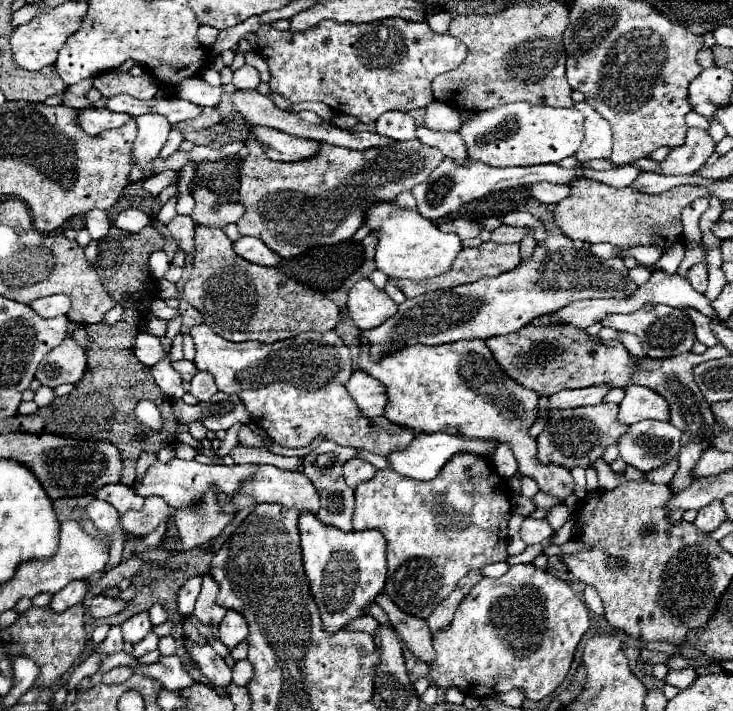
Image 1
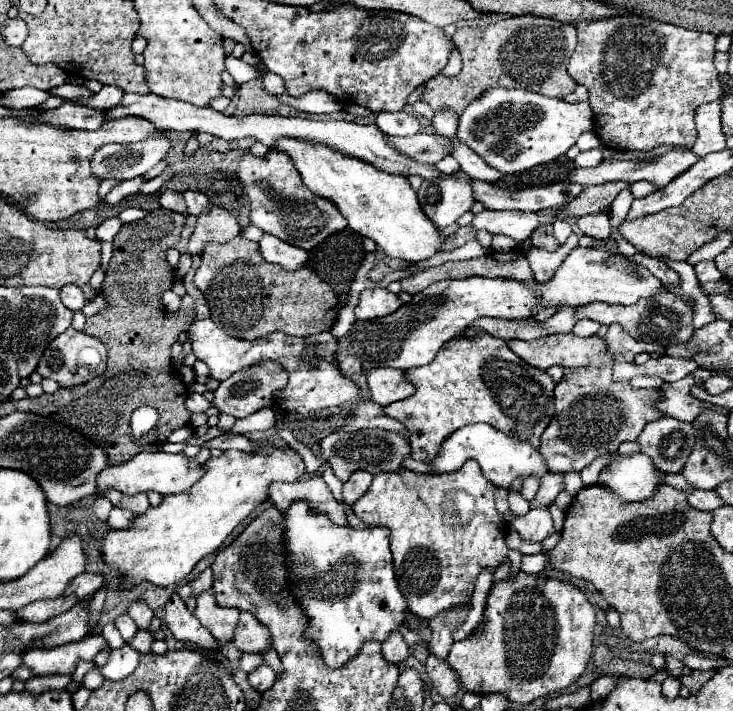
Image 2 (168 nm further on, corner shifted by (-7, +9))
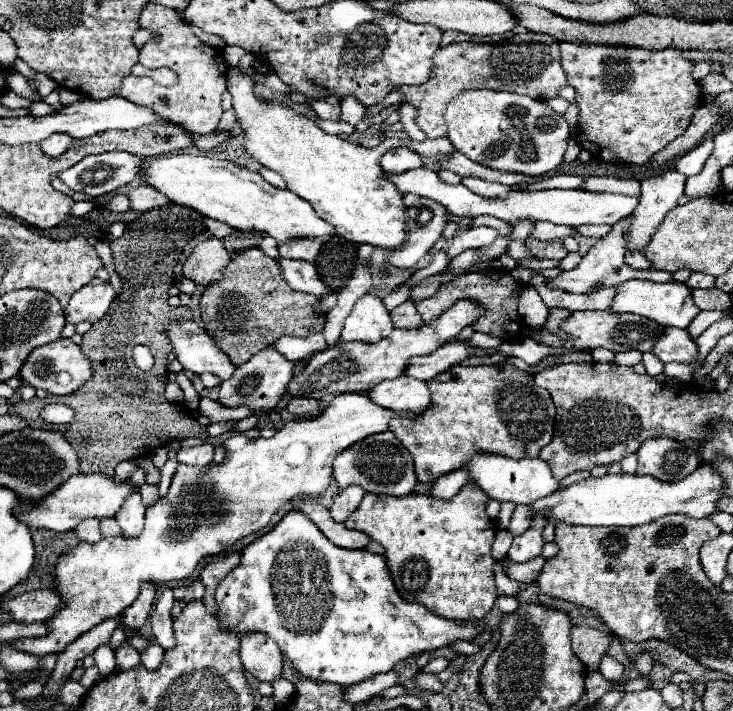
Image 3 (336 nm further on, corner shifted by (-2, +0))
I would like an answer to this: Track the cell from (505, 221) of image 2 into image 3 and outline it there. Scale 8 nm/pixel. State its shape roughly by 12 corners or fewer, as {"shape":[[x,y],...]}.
{"shape":[[537,222],[531,238],[563,240],[577,228]]}

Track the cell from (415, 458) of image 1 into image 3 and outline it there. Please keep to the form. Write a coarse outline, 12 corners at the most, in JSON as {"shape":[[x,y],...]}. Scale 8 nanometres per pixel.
{"shape":[[477,456],[469,472],[499,502],[559,490],[541,458]]}

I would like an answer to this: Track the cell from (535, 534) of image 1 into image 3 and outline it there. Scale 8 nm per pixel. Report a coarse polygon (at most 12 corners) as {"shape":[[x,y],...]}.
{"shape":[[533,520],[533,528],[513,538],[507,558],[523,562],[539,556],[545,520]]}

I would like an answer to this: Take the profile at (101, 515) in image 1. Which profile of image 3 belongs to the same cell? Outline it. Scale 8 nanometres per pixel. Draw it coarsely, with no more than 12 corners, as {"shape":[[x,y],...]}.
{"shape":[[83,520],[75,530],[87,544],[101,540],[99,520]]}

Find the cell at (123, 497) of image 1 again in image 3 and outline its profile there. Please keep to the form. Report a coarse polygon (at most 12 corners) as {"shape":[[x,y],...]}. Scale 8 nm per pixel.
{"shape":[[131,492],[115,514],[123,536],[141,534],[145,504]]}

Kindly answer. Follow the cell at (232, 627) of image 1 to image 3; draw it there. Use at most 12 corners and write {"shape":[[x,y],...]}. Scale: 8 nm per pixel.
{"shape":[[265,634],[241,638],[245,670],[261,682],[283,672],[283,656]]}

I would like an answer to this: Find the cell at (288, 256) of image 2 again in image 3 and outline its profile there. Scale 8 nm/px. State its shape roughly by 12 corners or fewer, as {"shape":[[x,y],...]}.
{"shape":[[279,258],[293,290],[323,298],[331,290],[313,262]]}

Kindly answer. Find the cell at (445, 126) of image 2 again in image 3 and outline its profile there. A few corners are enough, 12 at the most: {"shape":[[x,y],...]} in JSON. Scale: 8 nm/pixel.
{"shape":[[229,66],[245,150],[357,244],[405,242],[403,196],[381,182],[397,146],[453,154],[447,138],[374,148],[263,100]]}

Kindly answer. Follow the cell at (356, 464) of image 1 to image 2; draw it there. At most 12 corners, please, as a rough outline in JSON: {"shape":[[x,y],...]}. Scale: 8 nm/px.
{"shape":[[354,471],[344,483],[344,501],[352,505],[368,491],[372,473]]}

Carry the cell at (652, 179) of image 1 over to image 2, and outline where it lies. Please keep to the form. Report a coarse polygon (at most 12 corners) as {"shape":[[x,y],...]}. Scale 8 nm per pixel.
{"shape":[[648,181],[632,183],[634,197],[646,197],[656,191]]}

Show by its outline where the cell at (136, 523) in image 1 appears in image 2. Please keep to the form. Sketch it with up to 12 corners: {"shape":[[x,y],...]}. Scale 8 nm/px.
{"shape":[[114,507],[108,523],[114,529],[126,529],[134,523],[132,511]]}

